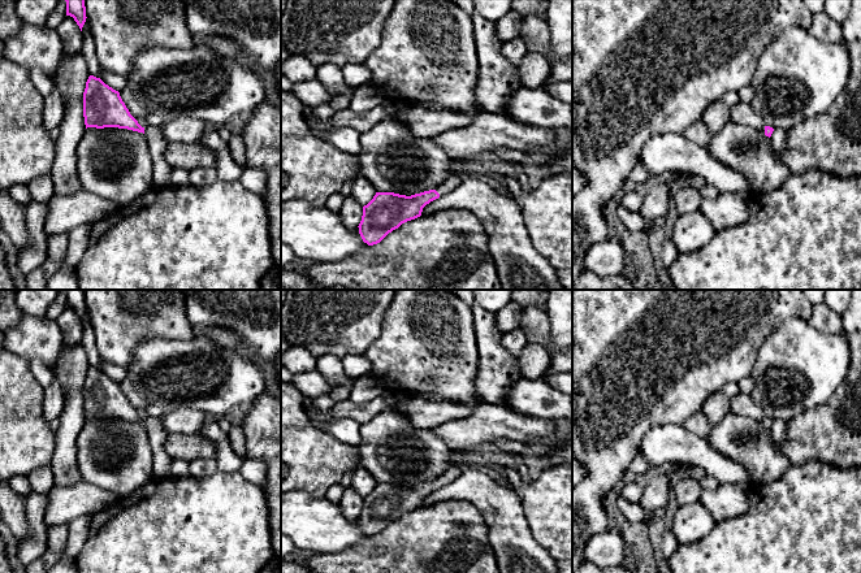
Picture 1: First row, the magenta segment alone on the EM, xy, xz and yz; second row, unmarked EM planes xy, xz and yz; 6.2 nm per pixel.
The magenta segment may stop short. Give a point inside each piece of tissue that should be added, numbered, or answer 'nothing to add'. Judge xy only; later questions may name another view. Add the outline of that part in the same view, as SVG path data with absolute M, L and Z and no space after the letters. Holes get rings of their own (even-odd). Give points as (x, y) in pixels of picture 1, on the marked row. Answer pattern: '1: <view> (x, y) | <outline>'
1: xy (161, 169) | M148 125L144 127L144 135L150 147L150 156L153 165L153 185L165 186L170 174L170 165L164 157L165 147L169 144L168 140L163 138L161 127Z

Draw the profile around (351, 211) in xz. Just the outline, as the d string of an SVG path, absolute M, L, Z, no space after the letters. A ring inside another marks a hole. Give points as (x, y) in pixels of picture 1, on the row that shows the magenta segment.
M349 196L345 199L339 209L339 216L346 227L358 227L363 216L363 205L358 203L352 196Z

